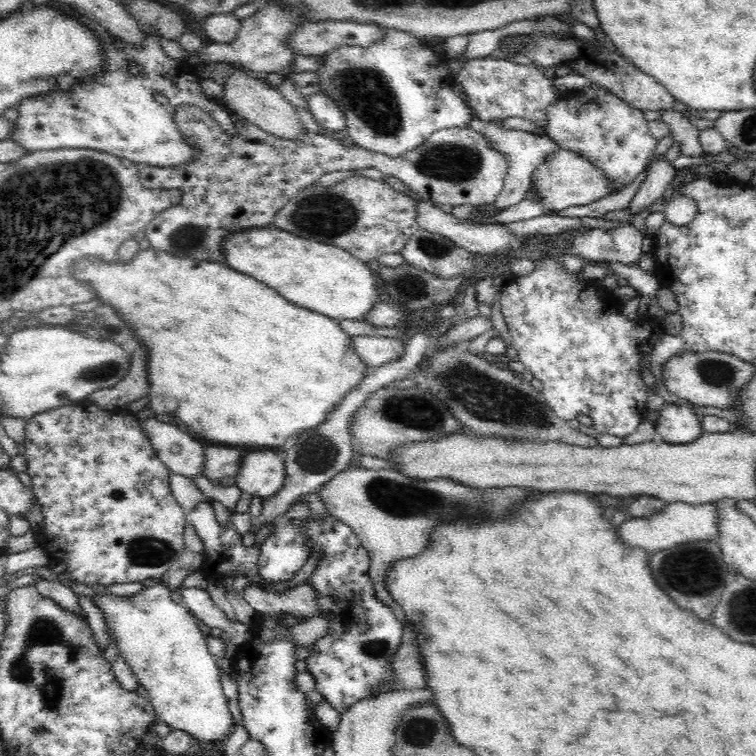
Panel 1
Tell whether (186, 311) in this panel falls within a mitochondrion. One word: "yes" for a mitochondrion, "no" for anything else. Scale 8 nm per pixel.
no

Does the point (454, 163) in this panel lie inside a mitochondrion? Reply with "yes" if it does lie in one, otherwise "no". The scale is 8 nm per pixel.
yes

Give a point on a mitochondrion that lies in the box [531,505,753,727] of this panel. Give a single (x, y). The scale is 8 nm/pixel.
(679, 563)

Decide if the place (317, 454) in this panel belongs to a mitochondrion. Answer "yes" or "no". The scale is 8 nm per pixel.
yes

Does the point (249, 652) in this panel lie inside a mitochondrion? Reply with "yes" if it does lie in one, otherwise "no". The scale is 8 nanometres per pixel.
no

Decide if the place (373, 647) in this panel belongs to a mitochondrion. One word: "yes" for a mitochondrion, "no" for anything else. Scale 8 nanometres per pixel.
yes

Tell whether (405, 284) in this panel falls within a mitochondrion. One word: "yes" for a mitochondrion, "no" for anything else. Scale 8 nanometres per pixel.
yes

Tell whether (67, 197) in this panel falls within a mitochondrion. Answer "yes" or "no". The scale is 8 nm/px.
yes

